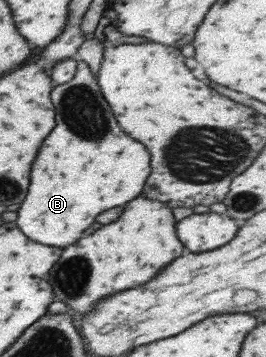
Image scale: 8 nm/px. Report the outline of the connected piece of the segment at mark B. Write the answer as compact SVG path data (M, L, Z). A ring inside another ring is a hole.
M77 60L72 80L52 86L54 90L50 92L50 100L56 112L56 126L44 138L44 144L40 146L40 152L32 162L28 194L20 202L20 208L16 210L16 226L32 242L66 248L84 236L84 230L88 230L88 226L100 212L114 206L122 206L128 200L136 198L144 188L144 182L150 174L150 166L148 166L148 152L142 148L142 144L128 138L116 126L116 120L108 104L104 102L97 80L92 76L86 62Z

